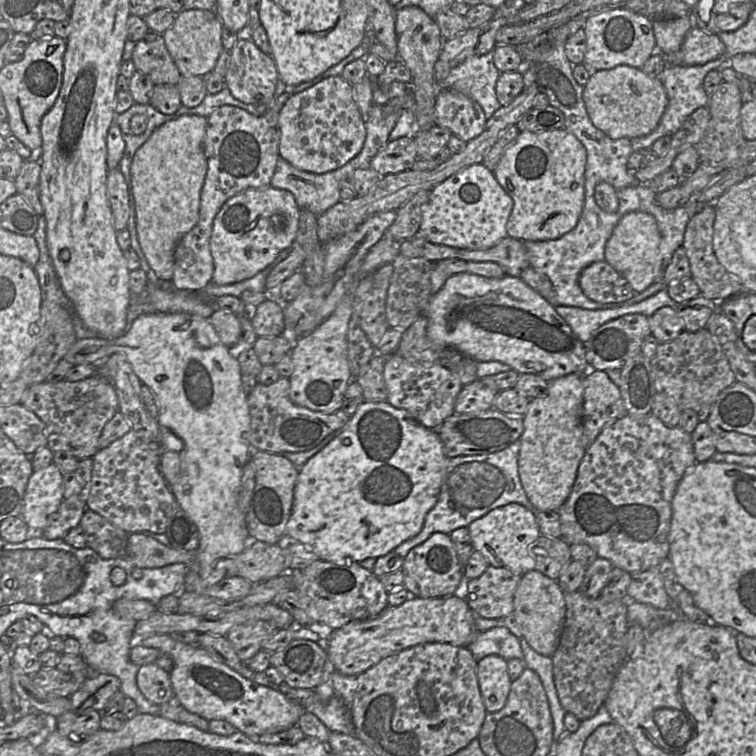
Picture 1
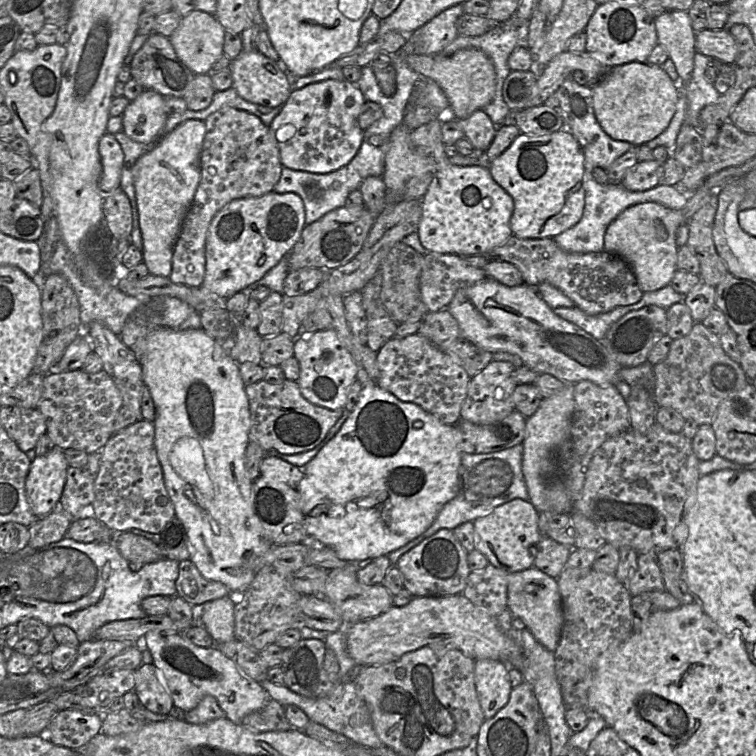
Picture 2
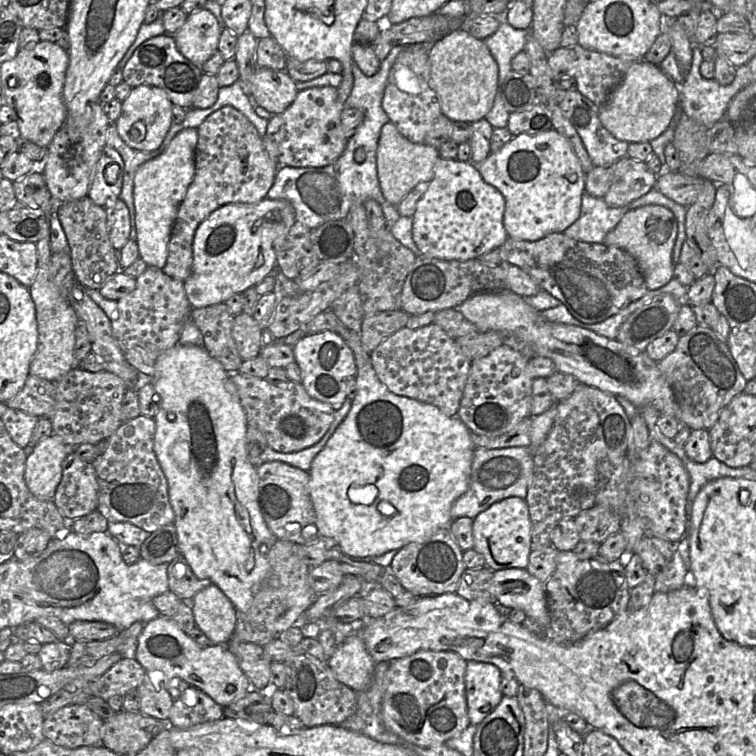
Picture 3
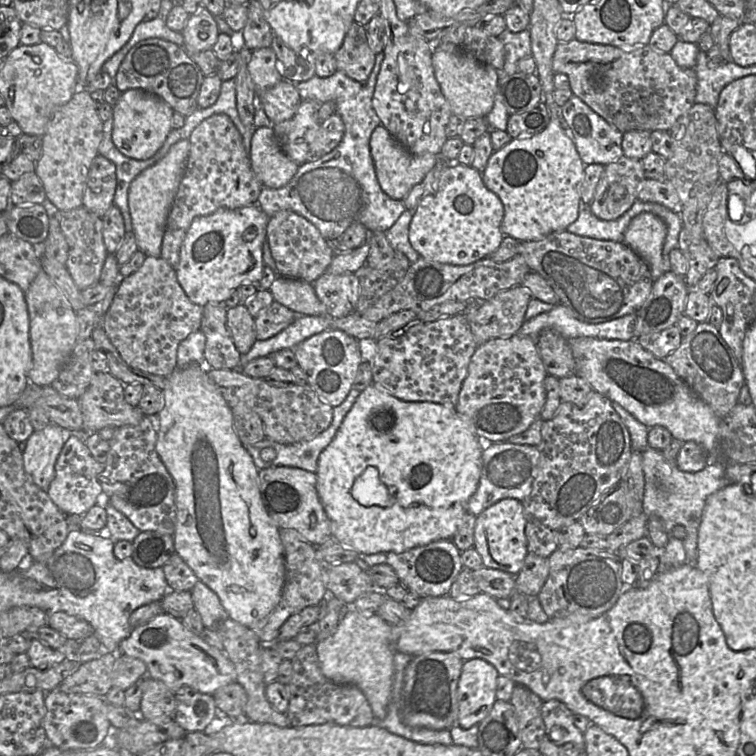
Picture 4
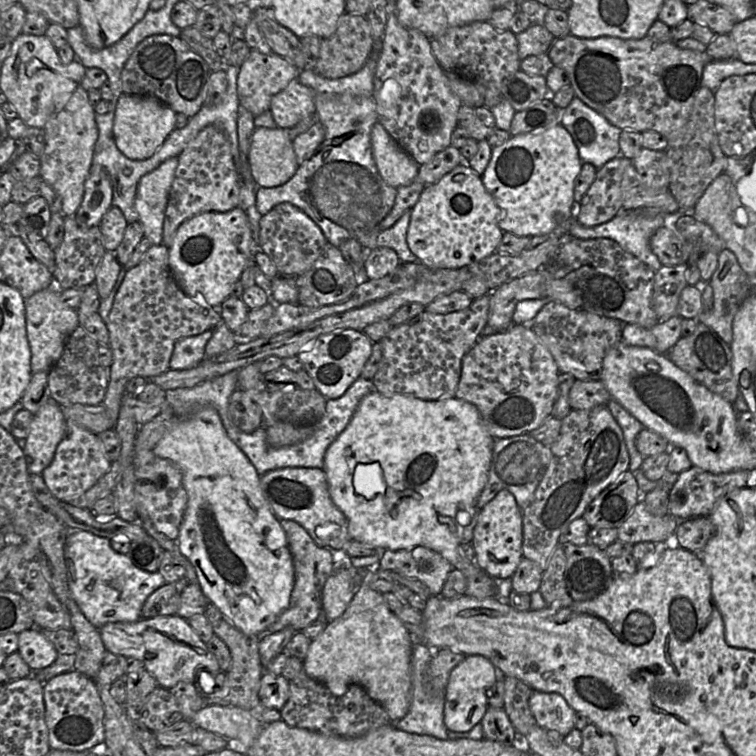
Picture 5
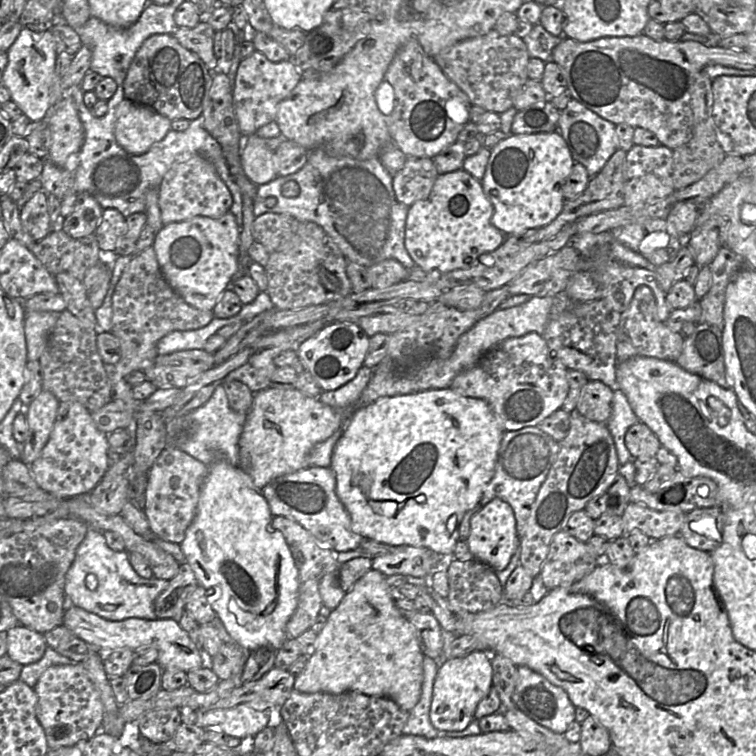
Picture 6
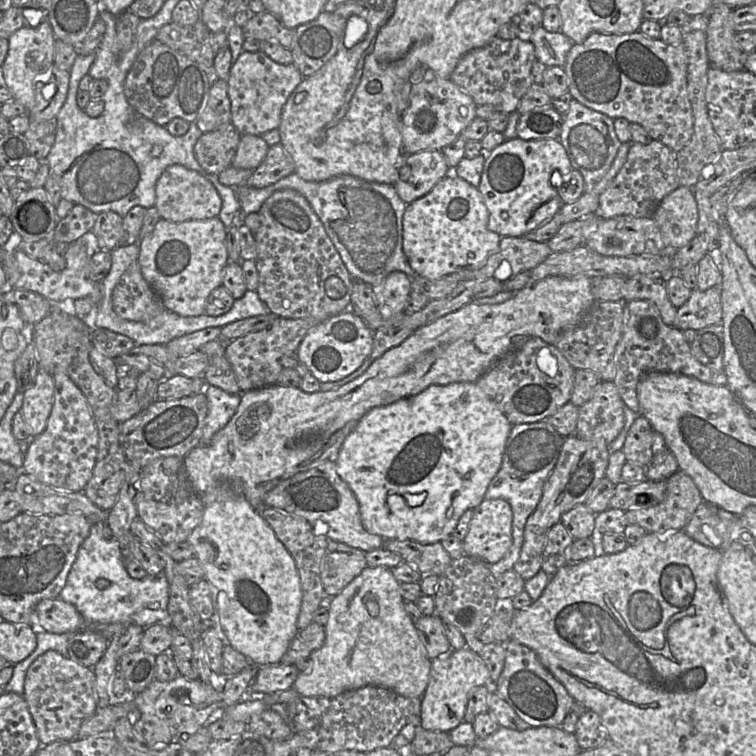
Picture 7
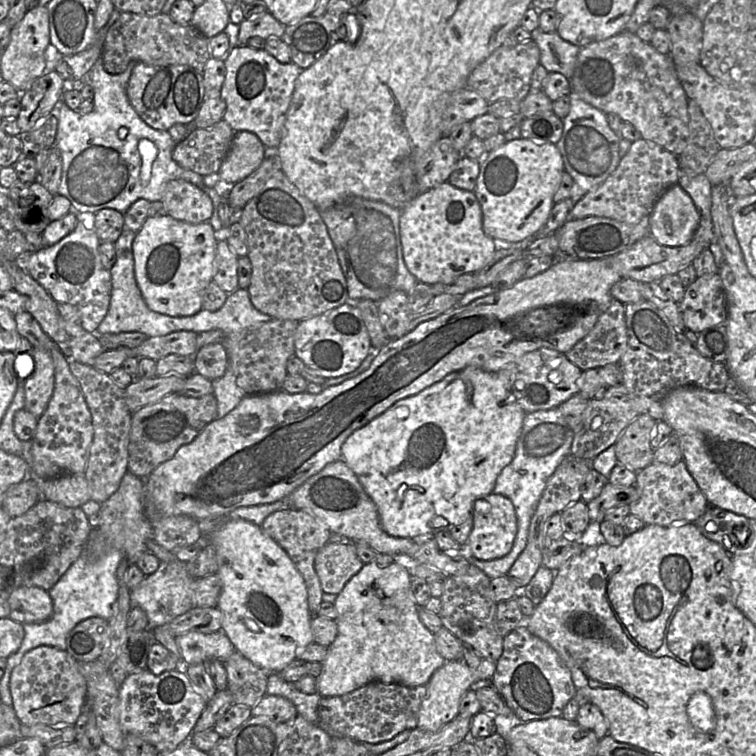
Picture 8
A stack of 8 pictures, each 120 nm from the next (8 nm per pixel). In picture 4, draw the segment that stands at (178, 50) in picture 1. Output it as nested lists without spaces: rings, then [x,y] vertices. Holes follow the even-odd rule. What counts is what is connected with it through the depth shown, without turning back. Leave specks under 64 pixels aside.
[[[203,9],[189,17],[181,33],[184,38],[183,47],[189,54],[194,54],[212,49],[220,31],[216,17],[207,9]]]

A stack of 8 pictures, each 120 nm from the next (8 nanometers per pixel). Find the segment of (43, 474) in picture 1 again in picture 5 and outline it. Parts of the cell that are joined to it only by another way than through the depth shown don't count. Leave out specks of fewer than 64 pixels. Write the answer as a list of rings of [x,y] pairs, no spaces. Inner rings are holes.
[[[49,399],[32,417],[23,454],[30,474],[41,475],[55,455],[65,433],[60,405]]]

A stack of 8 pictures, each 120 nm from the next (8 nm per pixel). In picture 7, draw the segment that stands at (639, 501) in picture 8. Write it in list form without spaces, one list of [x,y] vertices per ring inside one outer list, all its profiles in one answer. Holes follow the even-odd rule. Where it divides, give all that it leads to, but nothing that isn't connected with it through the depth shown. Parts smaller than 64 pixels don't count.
[[[680,469],[665,481],[666,497],[661,503],[625,511],[630,524],[653,533],[685,529],[703,498],[692,478]]]

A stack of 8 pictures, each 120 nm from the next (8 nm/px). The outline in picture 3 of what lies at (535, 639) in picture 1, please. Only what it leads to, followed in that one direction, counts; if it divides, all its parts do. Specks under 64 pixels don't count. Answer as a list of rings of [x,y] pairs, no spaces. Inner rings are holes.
[[[527,569],[493,571],[491,594],[495,603],[520,609],[543,628],[550,625],[545,584]]]

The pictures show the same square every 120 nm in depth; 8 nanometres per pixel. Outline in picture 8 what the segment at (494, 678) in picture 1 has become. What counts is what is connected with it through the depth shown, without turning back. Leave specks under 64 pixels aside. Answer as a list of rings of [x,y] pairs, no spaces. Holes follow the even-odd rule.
[[[482,659],[476,670],[470,669],[461,661],[445,661],[426,684],[426,695],[418,712],[417,728],[433,733],[439,731],[459,714],[460,699],[467,691],[479,684],[491,684],[495,669],[496,664],[488,659]]]

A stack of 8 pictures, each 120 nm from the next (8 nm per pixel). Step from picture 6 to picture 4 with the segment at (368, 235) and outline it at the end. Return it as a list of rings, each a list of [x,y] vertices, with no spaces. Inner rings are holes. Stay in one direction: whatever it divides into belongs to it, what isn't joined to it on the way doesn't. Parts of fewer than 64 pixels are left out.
[[[382,53],[375,55],[374,67],[364,83],[338,70],[329,77],[315,75],[307,81],[293,83],[302,101],[334,102],[335,113],[342,118],[345,133],[339,145],[331,152],[300,165],[284,187],[263,187],[257,205],[269,217],[281,210],[290,210],[303,216],[327,241],[337,241],[351,224],[361,223],[370,233],[384,232],[391,247],[404,254],[412,264],[420,257],[409,242],[413,212],[405,209],[403,201],[391,199],[382,191],[370,153],[371,134],[381,124],[373,108],[372,98],[383,59]]]

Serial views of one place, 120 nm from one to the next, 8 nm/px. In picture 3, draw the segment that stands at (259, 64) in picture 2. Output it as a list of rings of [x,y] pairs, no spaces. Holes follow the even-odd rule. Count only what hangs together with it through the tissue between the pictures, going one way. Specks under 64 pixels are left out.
[[[257,67],[249,81],[251,104],[261,106],[273,115],[284,112],[297,96],[296,82],[286,70]]]

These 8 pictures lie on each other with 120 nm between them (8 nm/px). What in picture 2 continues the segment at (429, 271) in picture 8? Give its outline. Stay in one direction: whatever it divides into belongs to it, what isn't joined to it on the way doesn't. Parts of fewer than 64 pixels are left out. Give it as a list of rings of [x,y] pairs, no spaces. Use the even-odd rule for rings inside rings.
[[[435,118],[427,125],[434,141],[432,159],[435,172],[421,200],[422,216],[417,230],[419,240],[431,253],[460,257],[486,255],[512,235],[510,219],[514,210],[513,198],[494,181],[487,167],[449,163],[444,152],[442,118]]]

